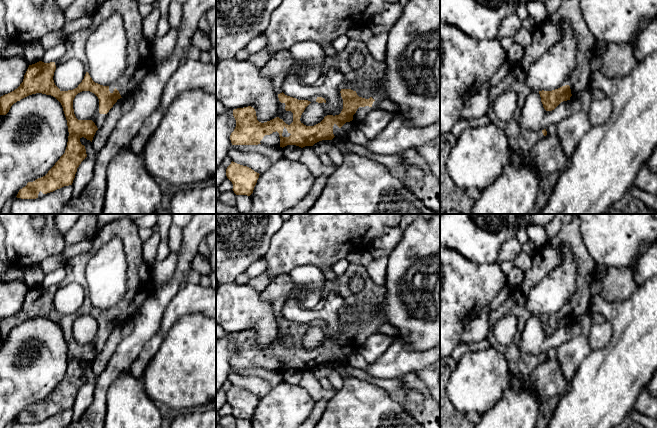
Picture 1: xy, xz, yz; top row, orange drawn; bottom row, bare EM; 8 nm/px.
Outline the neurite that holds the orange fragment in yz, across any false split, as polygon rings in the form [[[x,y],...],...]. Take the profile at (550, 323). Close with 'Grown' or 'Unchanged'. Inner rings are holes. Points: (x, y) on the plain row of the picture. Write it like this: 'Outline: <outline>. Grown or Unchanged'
Outline: [[[569,309],[562,310],[552,315],[539,315],[541,326],[546,335],[554,334],[561,326],[570,324],[571,313]]]. Unchanged

